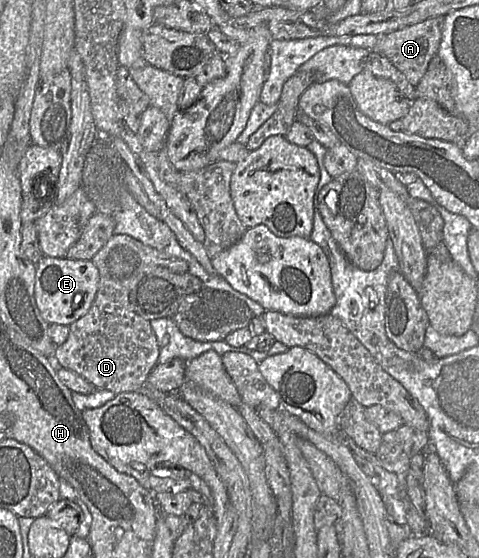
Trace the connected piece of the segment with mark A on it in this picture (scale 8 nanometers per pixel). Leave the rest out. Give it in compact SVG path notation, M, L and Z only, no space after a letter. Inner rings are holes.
M439 16L388 34L377 35L379 38L372 51L384 55L411 84L417 85L430 61L438 54L443 24L444 18Z

